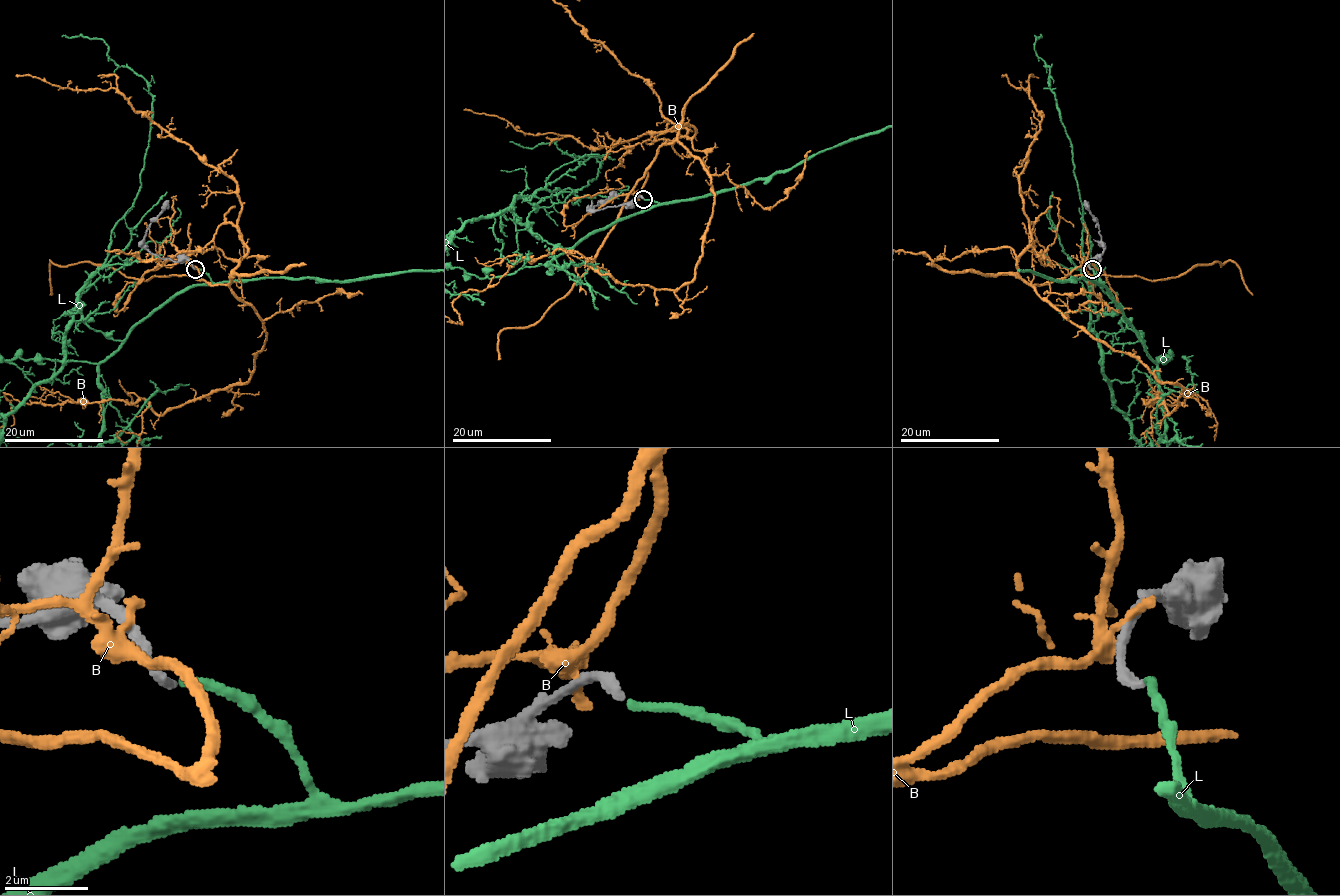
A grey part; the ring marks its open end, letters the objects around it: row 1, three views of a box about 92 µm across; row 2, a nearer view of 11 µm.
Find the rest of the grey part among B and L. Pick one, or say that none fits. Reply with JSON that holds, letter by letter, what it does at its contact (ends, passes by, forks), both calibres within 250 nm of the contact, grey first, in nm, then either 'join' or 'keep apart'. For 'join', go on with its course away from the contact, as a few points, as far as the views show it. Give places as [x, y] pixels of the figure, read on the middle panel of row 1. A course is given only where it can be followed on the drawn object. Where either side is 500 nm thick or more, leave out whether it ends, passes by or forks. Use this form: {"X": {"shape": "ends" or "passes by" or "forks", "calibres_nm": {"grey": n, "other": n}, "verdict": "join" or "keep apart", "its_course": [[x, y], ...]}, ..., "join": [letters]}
{"B": {"shape": "ends", "calibres_nm": {"grey": 240, "other": 280}, "verdict": "keep apart"}, "L": {"shape": "ends", "calibres_nm": {"grey": 240, "other": 200}, "verdict": "join"}, "join": ["L"]}

